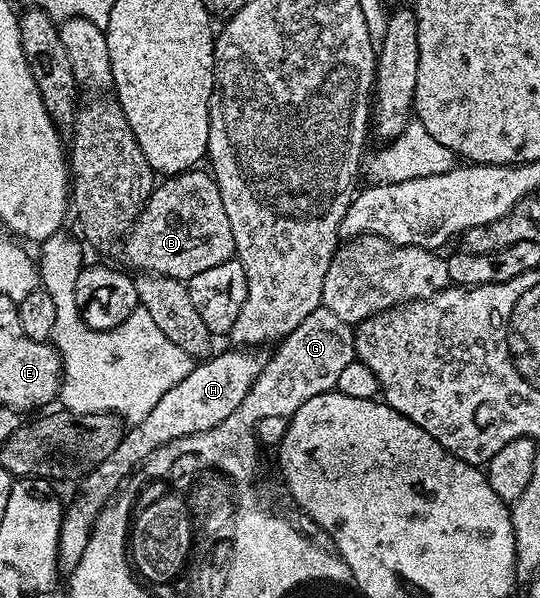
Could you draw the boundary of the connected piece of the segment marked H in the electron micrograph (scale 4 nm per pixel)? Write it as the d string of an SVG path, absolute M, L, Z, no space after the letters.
M255 349L231 350L235 351L223 351L220 355L215 353L196 362L192 366L189 377L181 377L181 381L177 381L177 385L173 385L173 389L169 389L169 393L165 393L165 397L161 397L161 401L157 401L157 405L153 405L153 409L149 413L149 417L145 417L145 421L128 426L123 432L123 440L117 445L117 449L113 449L113 453L109 453L109 457L105 457L105 461L101 461L101 465L97 465L97 469L93 469L88 475L83 476L78 484L78 487L80 486L79 496L72 503L68 502L63 509L63 534L59 541L60 568L74 569L79 564L81 553L85 553L87 538L91 536L91 526L95 524L95 518L111 502L128 476L139 468L155 450L165 446L169 441L189 437L193 433L201 433L206 436L209 429L221 425L221 421L225 421L225 417L229 417L229 413L233 413L245 401L246 394L253 389L253 385L263 369L265 359L264 356L259 356L260 352Z

